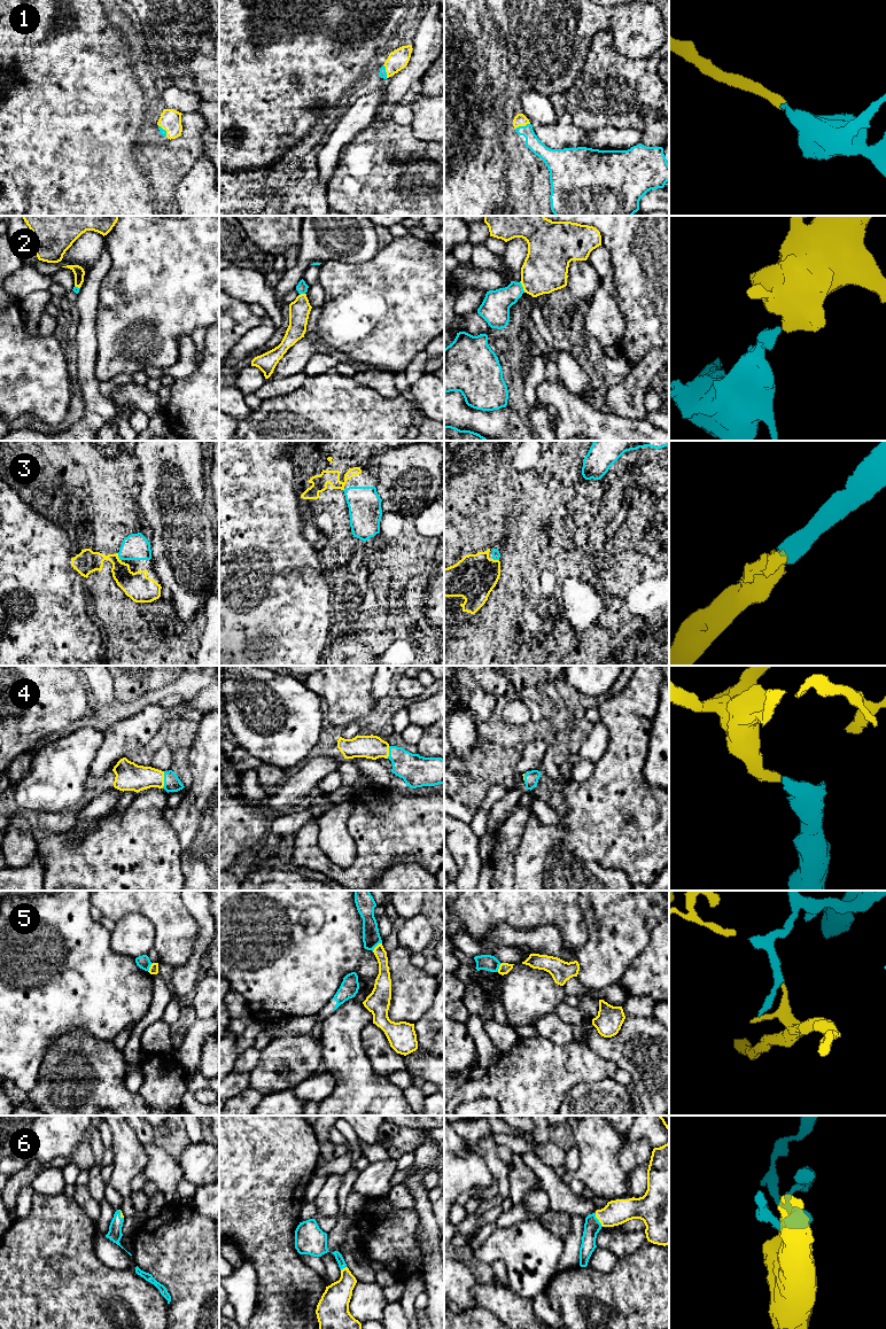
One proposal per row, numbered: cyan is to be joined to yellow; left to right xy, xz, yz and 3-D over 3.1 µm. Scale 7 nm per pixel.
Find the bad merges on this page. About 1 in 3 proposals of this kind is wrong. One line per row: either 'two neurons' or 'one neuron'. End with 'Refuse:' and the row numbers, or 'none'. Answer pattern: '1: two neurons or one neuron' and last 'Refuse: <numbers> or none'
1: one neuron
2: two neurons
3: one neuron
4: one neuron
5: two neurons
6: one neuron
Refuse: 2, 5

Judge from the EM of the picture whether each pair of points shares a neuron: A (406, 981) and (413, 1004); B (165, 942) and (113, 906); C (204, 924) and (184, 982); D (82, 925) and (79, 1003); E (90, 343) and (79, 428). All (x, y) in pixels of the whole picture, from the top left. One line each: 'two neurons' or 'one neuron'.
A: one neuron
B: one neuron
C: one neuron
D: one neuron
E: one neuron

